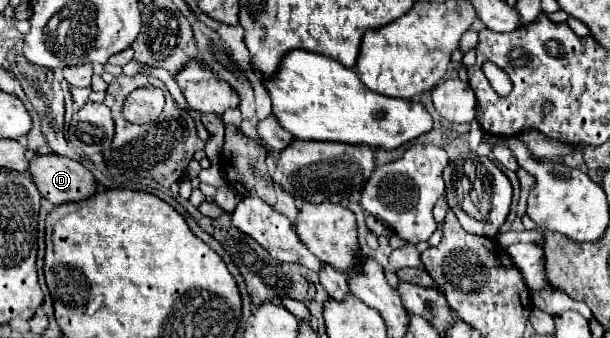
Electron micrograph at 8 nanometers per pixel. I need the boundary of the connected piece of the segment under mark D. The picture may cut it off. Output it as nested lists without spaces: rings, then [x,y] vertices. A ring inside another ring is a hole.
[[[35,154],[27,172],[39,194],[55,206],[95,194],[97,182],[93,174],[81,162],[59,154]]]

